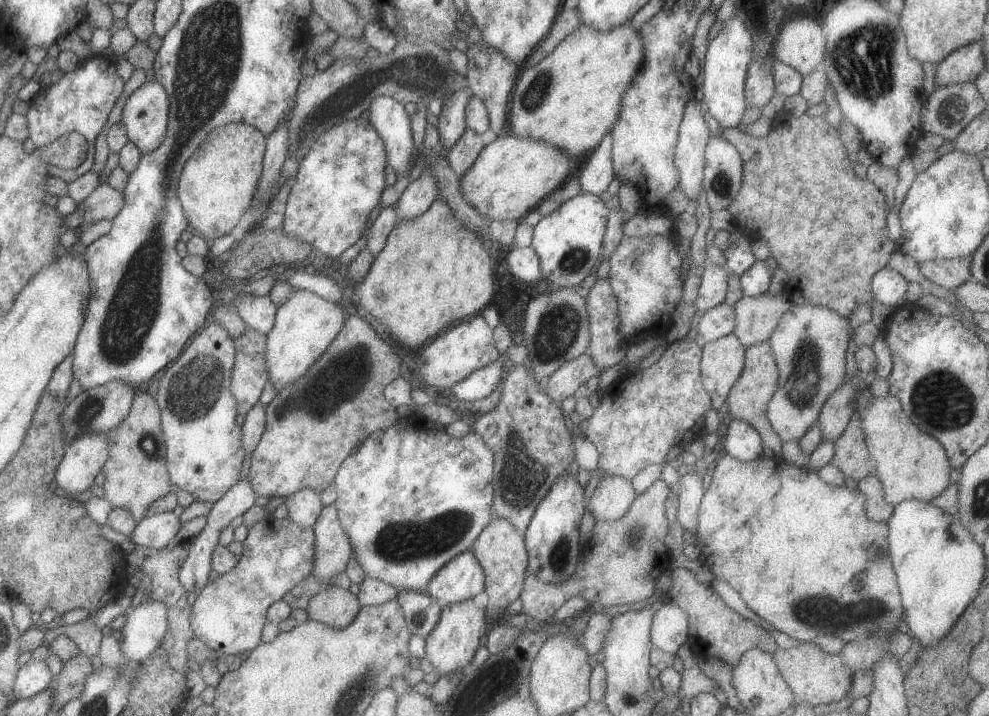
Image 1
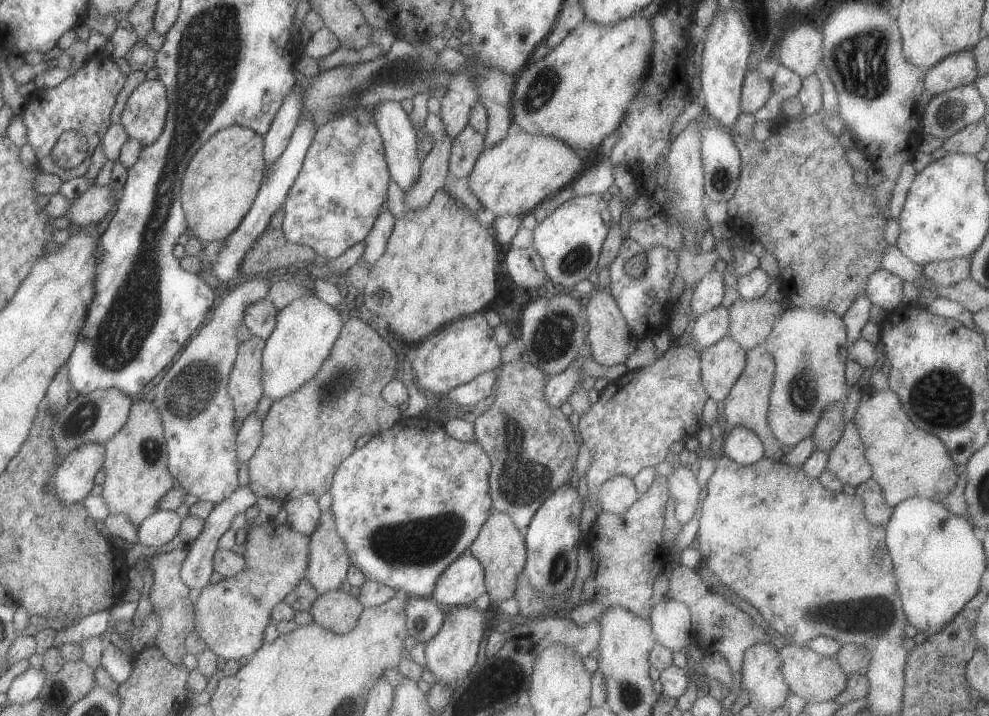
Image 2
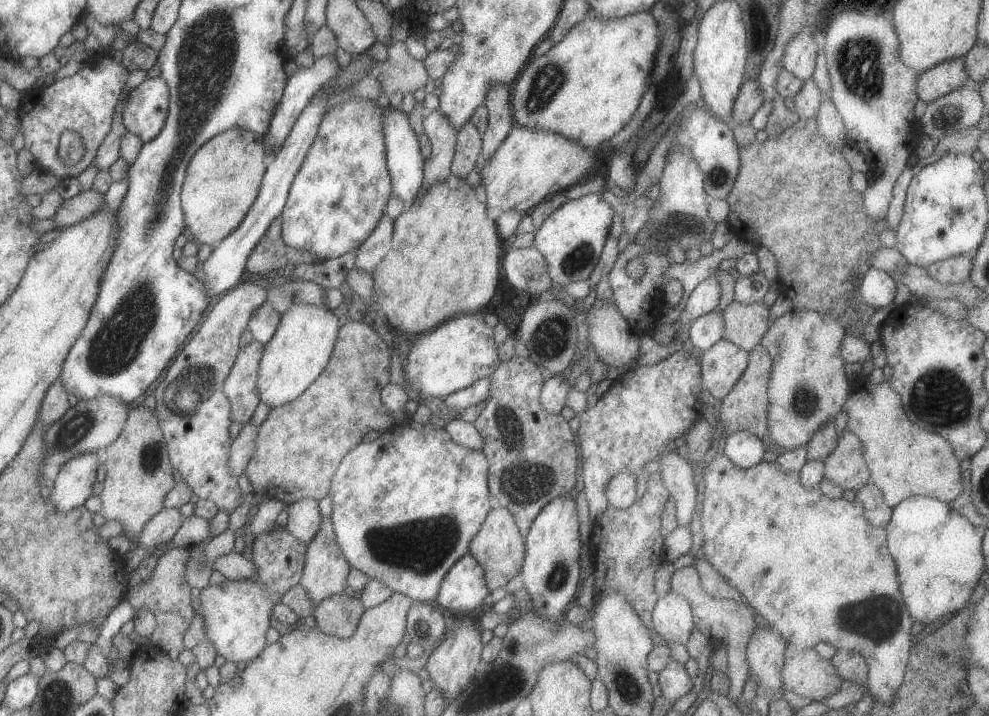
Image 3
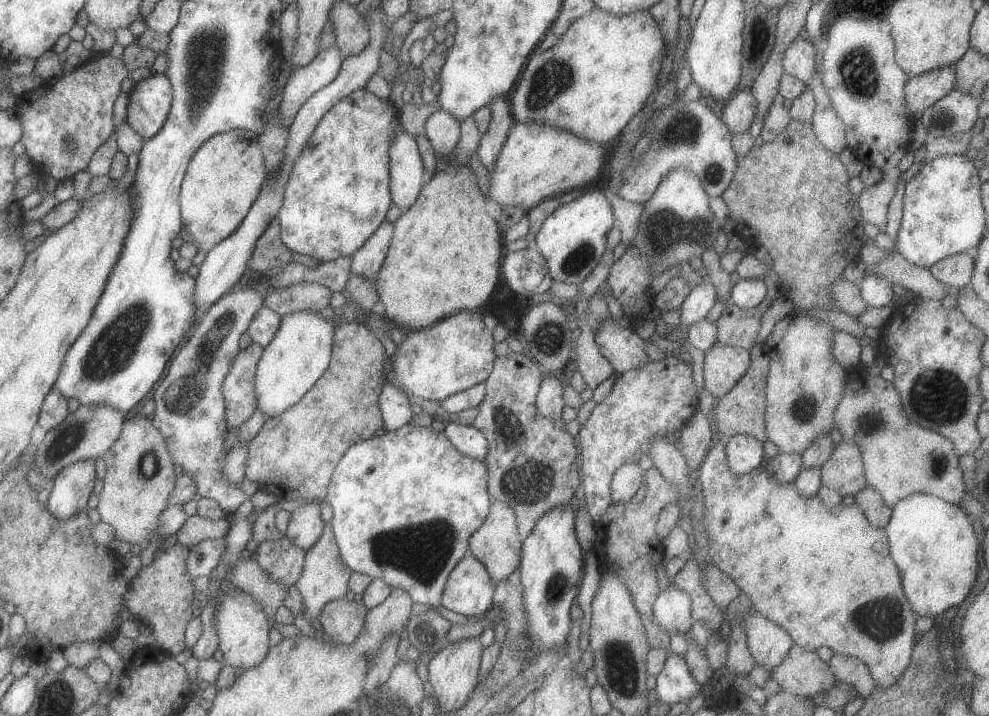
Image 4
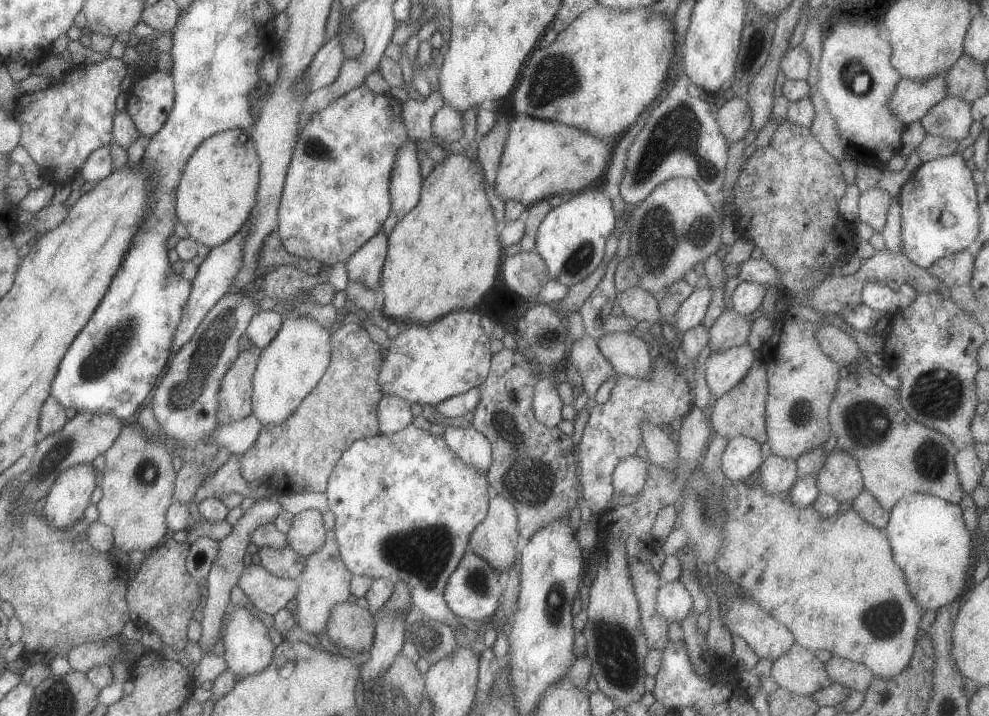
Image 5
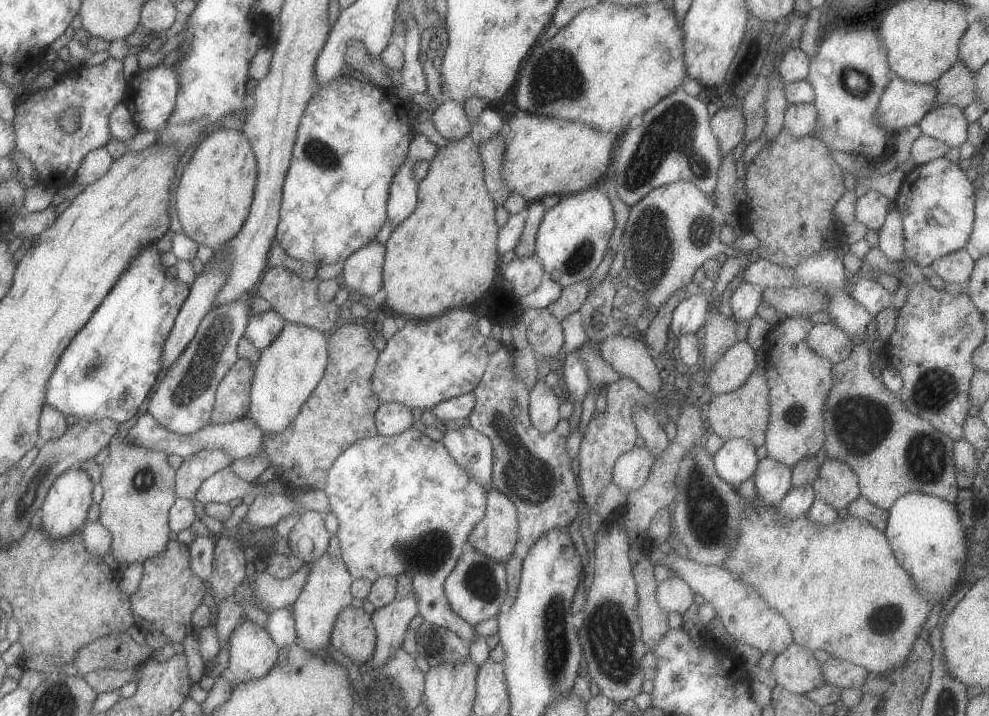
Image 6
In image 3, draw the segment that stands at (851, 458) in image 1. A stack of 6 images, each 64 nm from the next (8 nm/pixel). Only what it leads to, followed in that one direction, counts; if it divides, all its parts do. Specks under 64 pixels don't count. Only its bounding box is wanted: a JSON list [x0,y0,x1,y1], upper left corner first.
[825,429,872,491]

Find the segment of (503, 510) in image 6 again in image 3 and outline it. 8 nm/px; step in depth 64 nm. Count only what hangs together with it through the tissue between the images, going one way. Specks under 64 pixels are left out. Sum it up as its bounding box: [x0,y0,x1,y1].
[469,504,525,593]

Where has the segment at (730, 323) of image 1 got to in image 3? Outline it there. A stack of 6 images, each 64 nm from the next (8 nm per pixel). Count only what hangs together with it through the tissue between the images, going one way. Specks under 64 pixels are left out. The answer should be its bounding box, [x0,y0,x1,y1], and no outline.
[687,308,724,352]

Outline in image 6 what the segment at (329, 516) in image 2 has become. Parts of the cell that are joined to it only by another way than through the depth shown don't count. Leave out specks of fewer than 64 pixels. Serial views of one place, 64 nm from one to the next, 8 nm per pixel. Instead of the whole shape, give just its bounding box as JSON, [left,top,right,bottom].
[293,535,354,652]

